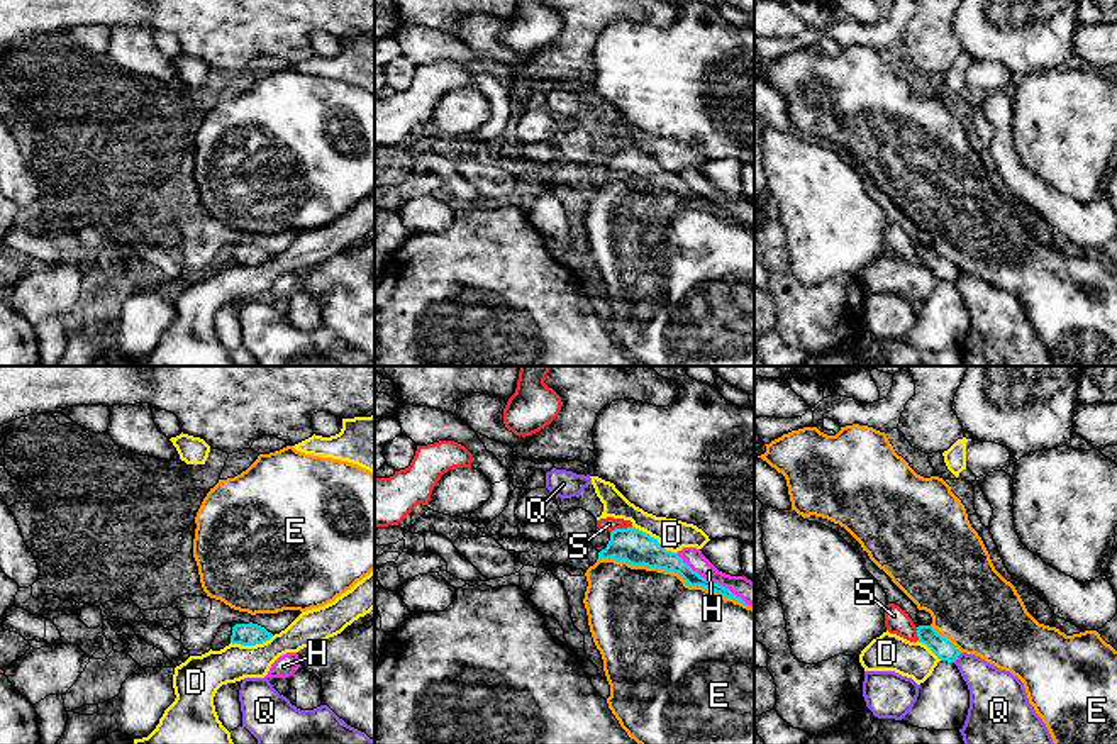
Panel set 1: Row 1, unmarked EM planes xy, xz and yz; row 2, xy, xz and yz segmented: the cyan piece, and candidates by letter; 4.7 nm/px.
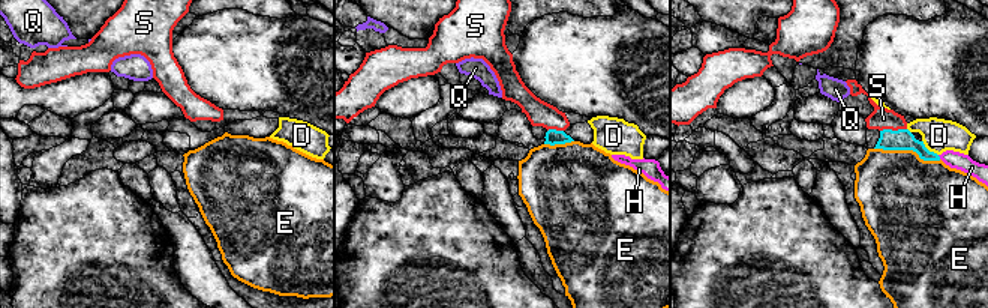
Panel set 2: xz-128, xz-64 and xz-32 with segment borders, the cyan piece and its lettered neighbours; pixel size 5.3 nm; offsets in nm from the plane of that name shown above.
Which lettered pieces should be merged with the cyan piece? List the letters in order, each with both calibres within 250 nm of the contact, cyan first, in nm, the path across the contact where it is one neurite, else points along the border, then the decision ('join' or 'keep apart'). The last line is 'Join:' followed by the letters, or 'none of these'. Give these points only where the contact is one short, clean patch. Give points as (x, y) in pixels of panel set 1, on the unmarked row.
D: 160/150 nm | keep apart
E: 160/480 nm | keep apart
H: 100/110 nm | keep apart
Q: 100/240 nm | keep apart
S: 160/70 nm | join
Join: S

